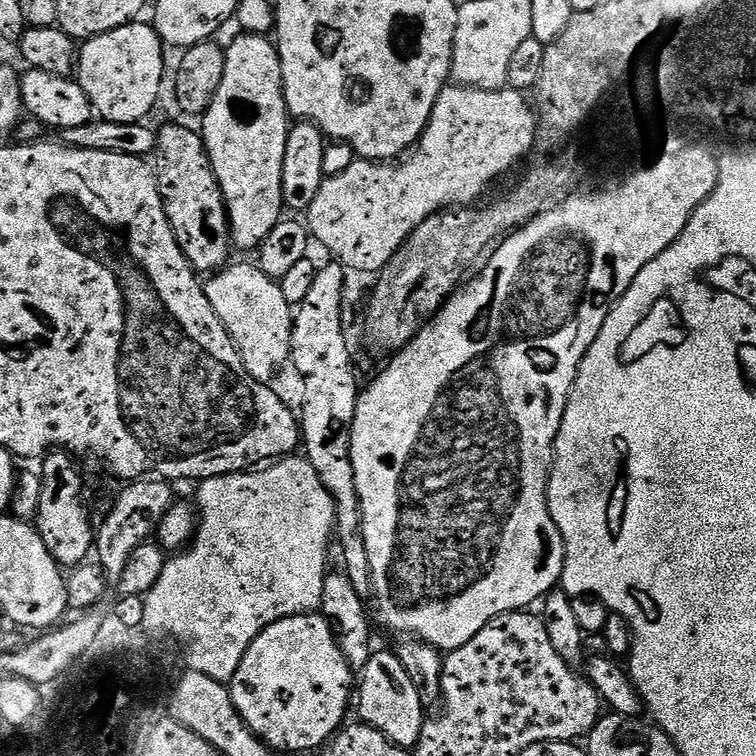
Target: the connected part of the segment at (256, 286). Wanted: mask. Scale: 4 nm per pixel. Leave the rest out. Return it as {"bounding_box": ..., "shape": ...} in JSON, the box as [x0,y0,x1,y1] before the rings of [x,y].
{"bounding_box":[204,264,291,383],"shape":[[[234,264],[205,281],[204,296],[230,334],[248,376],[260,383],[269,383],[278,368],[287,363],[291,353],[291,331],[287,319],[284,320],[286,303],[279,283],[257,265]]]}

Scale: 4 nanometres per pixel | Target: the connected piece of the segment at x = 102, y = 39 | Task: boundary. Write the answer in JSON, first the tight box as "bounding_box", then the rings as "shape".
{"bounding_box":[74,22,160,123],"shape":[[[126,22],[108,32],[89,37],[77,51],[74,78],[84,92],[91,111],[103,122],[139,123],[149,112],[150,82],[160,58],[160,39],[149,23]]]}

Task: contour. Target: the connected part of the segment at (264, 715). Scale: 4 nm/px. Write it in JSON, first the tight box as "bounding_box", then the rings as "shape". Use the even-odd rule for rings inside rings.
{"bounding_box":[230,612,354,753],"shape":[[[303,612],[300,616],[282,618],[266,626],[258,638],[250,642],[230,681],[230,695],[238,714],[244,719],[244,725],[277,753],[308,752],[311,748],[322,747],[324,740],[326,744],[340,731],[348,712],[348,699],[354,696],[353,684],[353,665],[346,662],[328,621],[315,612]]]}

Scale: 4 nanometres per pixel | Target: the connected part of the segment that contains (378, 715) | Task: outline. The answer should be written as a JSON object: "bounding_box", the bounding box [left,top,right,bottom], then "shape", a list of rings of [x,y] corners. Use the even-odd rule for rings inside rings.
{"bounding_box":[358,651,426,750],"shape":[[[373,651],[371,658],[358,672],[358,700],[359,696],[359,719],[363,723],[378,730],[392,744],[409,750],[415,749],[424,729],[426,709],[418,698],[418,690],[414,690],[414,682],[410,682],[410,674],[406,674],[395,651]]]}

